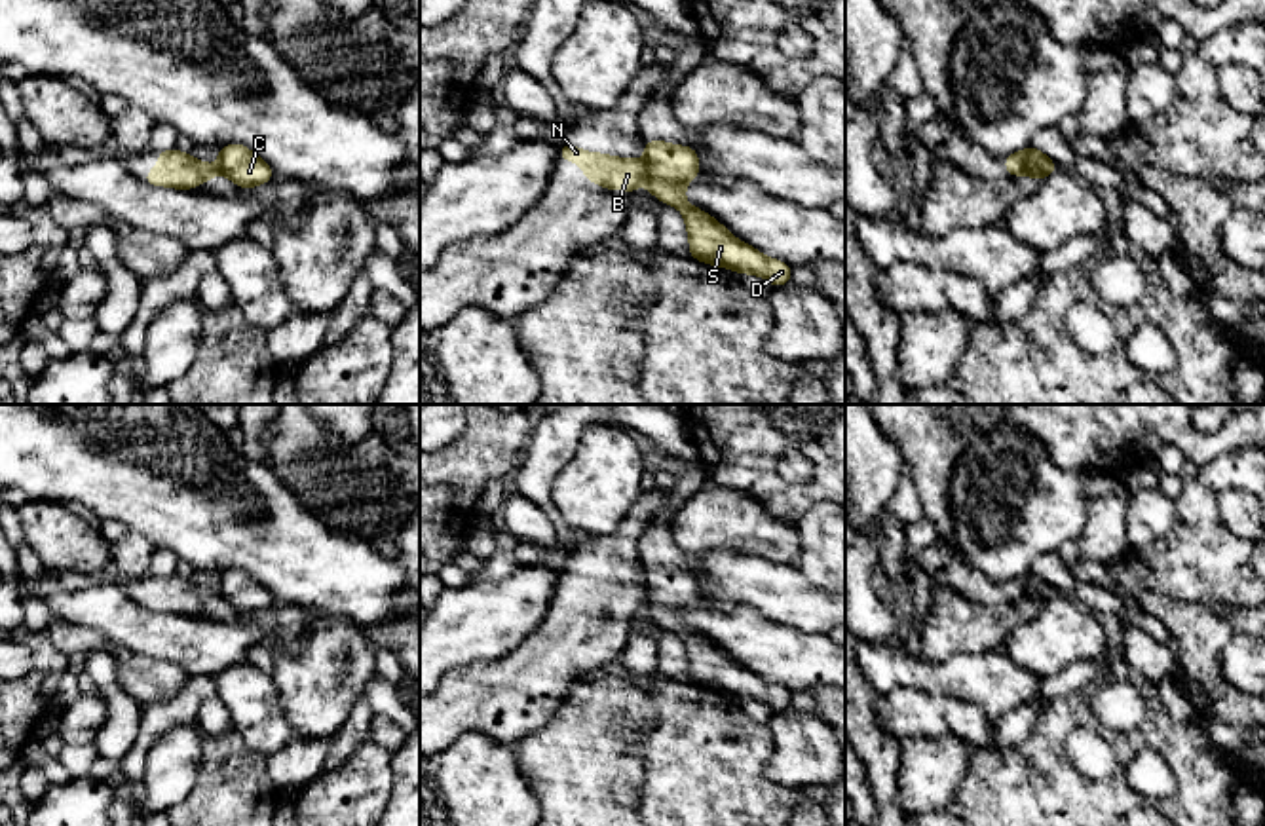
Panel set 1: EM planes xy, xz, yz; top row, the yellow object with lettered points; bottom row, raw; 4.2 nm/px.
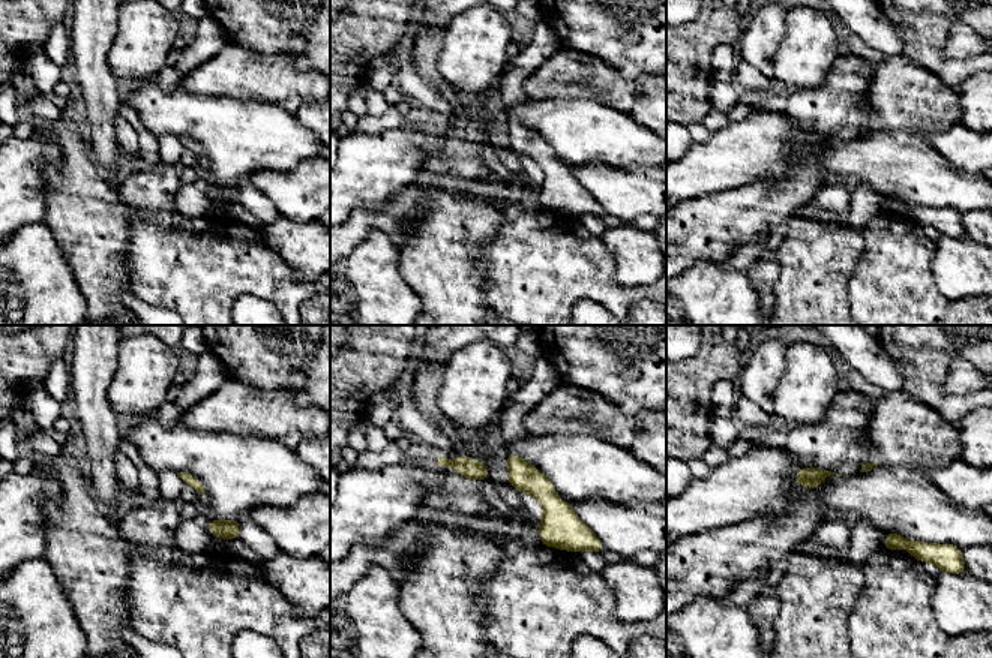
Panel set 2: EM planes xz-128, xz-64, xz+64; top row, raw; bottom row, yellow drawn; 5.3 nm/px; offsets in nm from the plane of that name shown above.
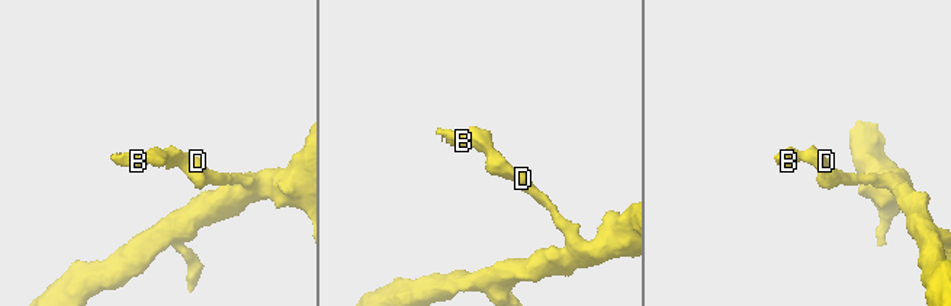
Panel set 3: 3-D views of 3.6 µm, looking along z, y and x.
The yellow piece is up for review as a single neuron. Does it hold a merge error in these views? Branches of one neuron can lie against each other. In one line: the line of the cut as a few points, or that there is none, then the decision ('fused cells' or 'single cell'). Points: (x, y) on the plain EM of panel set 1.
xz (648, 587), (642, 602) | fused cells

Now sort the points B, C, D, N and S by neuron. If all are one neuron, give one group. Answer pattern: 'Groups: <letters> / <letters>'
Groups: B N / C D S

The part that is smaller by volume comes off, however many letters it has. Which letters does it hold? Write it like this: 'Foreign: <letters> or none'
Foreign: B, N

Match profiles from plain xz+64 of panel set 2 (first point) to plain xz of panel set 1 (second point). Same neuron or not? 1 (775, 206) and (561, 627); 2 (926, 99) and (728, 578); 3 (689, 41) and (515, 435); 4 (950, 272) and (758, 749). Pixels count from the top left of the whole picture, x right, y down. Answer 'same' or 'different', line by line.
1: same
2: different
3: same
4: different

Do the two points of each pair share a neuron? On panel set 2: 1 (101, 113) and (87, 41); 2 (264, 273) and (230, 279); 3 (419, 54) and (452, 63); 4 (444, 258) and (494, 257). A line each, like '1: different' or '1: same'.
1: same
2: same
3: different
4: different

